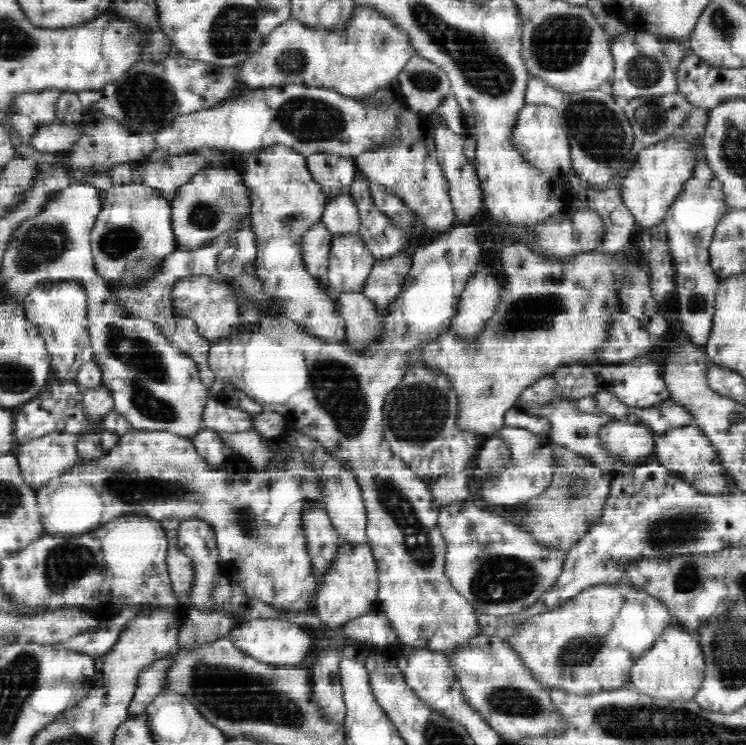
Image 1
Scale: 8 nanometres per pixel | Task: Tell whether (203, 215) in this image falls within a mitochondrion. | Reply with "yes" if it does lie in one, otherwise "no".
yes

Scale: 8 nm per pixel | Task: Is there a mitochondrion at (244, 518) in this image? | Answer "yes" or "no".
yes

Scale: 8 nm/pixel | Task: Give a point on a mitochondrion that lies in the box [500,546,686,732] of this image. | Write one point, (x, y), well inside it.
(580, 652)

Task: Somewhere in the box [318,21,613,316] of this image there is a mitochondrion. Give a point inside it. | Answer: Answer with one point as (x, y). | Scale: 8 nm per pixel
(428, 81)

